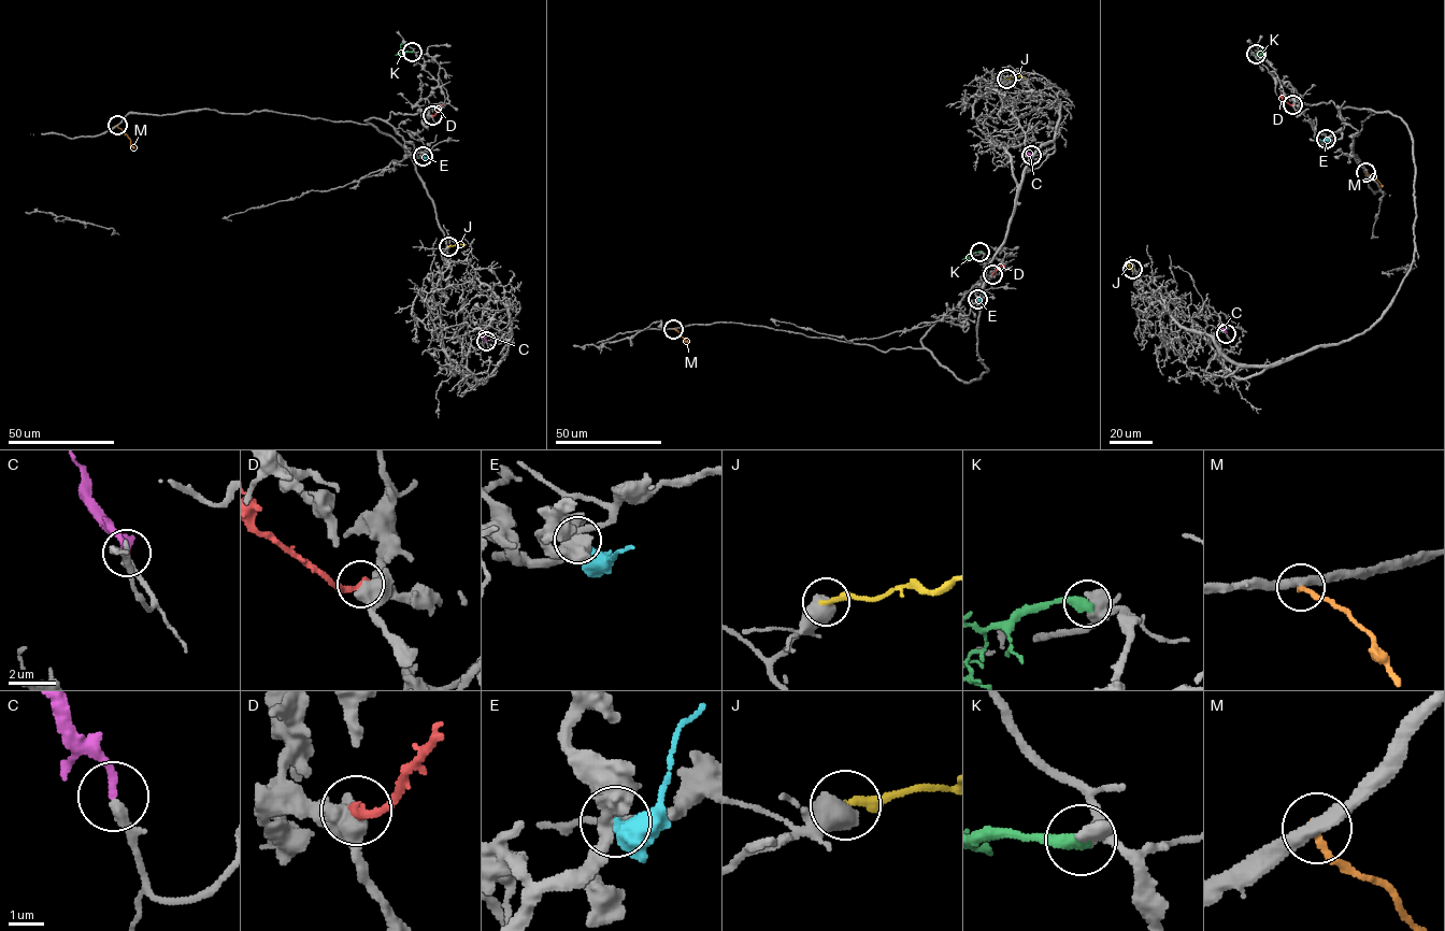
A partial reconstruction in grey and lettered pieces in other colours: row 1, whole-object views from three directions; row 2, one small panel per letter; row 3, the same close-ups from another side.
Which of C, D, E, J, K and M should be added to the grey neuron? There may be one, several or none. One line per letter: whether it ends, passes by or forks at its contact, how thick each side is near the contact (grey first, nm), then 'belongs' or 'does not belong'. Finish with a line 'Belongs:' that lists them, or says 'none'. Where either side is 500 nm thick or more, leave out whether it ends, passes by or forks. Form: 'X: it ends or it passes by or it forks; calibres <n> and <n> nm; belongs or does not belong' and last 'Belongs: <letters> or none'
C: it ends; calibres 240 and 220 nm; belongs
D: it ends; calibres 480 and 240 nm; does not belong
E: it ends; calibres 420 and 400 nm; does not belong
J: calibres 700 and 280 nm; does not belong
K: it ends; calibres 460 and 440 nm; does not belong
M: it ends; calibres 360 and 190 nm; does not belong
Belongs: C

